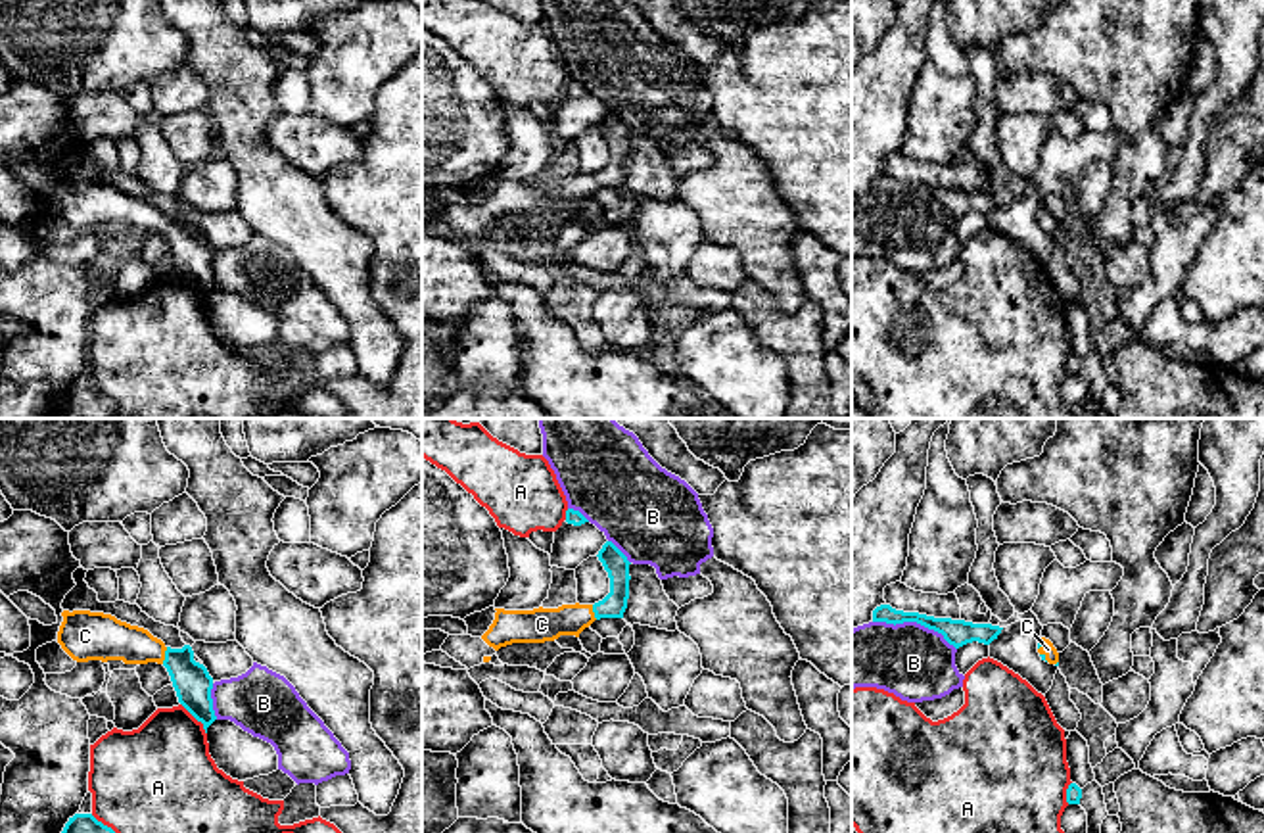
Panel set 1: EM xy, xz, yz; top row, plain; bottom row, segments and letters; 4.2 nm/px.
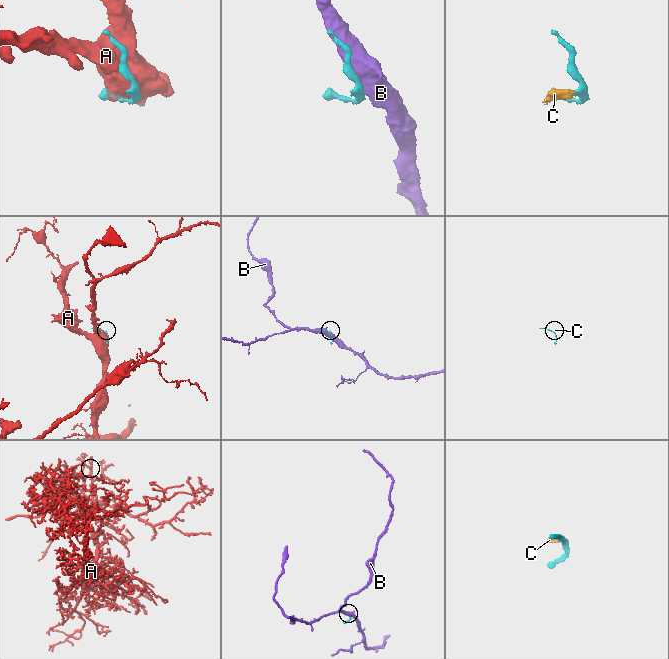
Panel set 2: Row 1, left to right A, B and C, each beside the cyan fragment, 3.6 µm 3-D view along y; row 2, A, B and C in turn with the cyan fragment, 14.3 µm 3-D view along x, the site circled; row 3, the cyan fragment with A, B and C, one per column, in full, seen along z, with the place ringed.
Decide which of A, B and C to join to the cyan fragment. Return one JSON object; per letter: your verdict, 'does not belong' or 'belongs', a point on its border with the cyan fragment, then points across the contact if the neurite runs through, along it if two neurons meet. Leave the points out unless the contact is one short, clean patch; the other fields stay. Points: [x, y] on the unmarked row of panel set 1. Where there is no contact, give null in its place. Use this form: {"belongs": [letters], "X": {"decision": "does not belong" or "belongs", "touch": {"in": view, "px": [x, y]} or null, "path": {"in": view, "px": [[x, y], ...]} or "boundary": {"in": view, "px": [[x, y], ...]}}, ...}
{"belongs": ["C"], "A": {"decision": "does not belong", "touch": {"in": "xy", "px": [196, 288]}}, "B": {"decision": "does not belong", "touch": {"in": "yz", "px": [915, 190]}}, "C": {"decision": "belongs", "touch": {"in": "xy", "px": [165, 225]}, "path": {"in": "xy", "px": [[190, 250], [165, 225], [108, 210]]}}}

